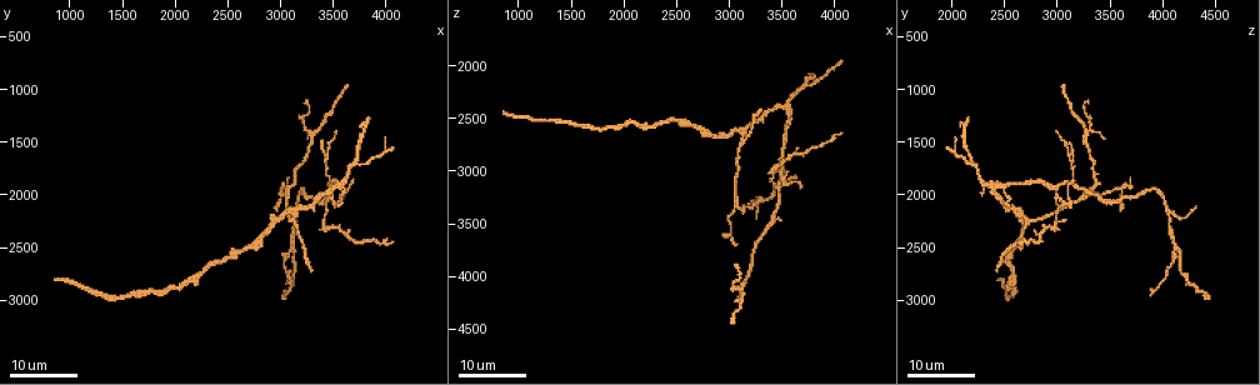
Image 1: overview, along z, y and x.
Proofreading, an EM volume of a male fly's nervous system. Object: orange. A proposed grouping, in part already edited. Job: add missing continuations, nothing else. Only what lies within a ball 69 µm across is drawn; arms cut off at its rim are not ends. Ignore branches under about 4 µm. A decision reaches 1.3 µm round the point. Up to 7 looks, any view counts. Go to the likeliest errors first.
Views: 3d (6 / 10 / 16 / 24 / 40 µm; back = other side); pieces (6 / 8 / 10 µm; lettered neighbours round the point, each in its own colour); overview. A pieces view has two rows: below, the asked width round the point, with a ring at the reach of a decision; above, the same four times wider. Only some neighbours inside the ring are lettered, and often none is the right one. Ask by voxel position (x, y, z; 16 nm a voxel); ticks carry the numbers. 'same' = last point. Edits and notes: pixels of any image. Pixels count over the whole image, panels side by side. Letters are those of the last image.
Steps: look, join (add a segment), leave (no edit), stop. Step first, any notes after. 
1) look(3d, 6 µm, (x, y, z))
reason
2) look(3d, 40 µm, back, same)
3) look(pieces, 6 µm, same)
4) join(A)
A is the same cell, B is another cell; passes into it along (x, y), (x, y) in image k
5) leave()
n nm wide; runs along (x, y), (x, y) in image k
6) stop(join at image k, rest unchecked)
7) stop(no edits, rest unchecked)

look(3d, 24 µm, (3280, 2700, 2420))
tapers out

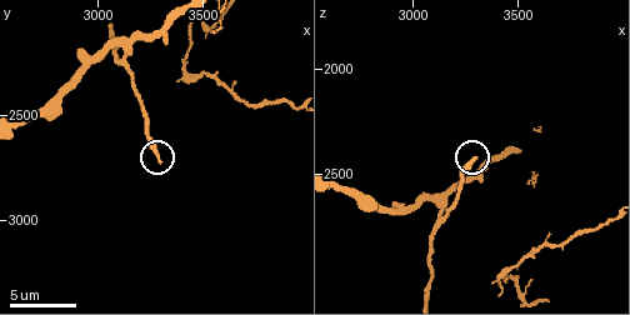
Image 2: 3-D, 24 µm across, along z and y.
look(pieces, 8 µm, (3300, 2720, 2440))

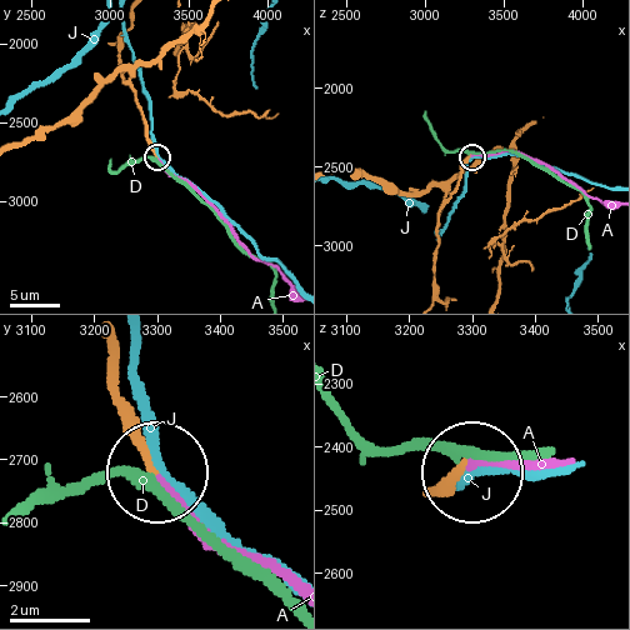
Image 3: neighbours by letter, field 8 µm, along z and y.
join(A)
A is the same cell, D and J are other cells; the neuron continues

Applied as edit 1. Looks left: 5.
look(overview)

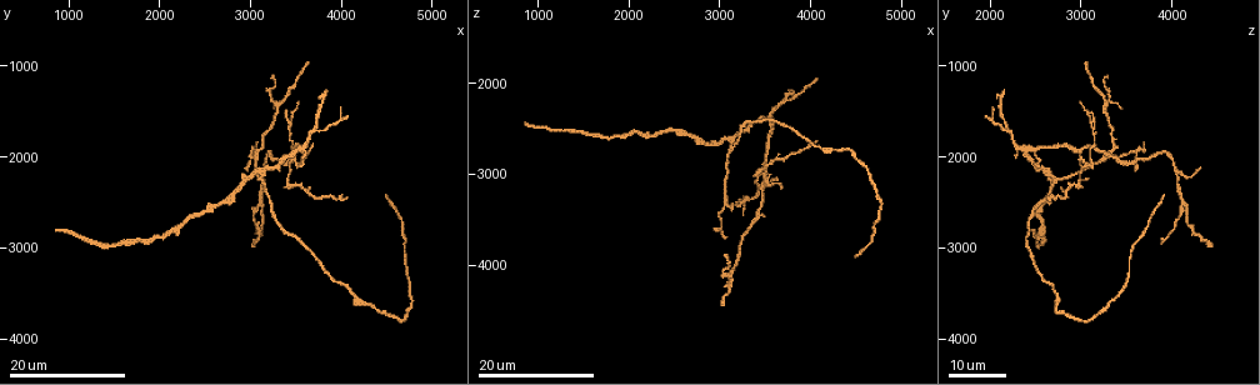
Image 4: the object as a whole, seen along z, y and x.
look(3d, 16 µm, (4500, 2400, 3900))
free end

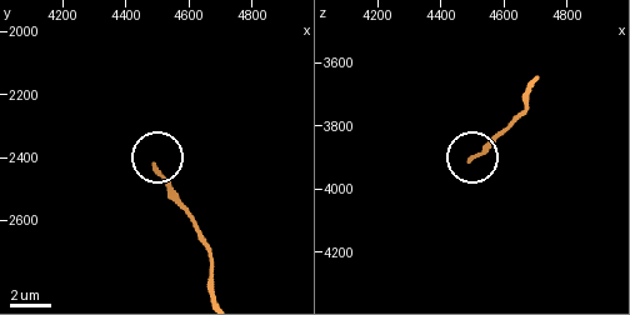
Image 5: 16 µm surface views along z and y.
look(pieces, 8 µm, (4490, 2430, 3910))

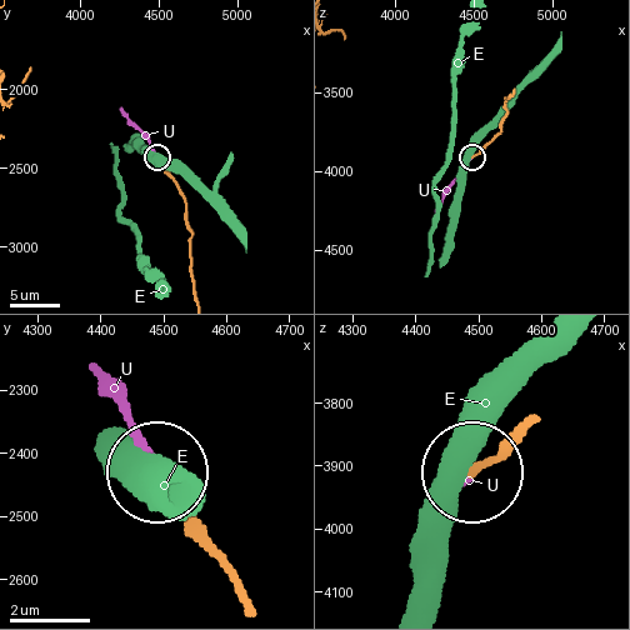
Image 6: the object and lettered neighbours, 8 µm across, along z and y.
join(U)
160 nm wide; U is the same cell, E is another cell; passes into it along (175, 181), (121, 108) in image 6; it goes on there

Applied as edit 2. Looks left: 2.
stop(join at image 3, join at image 6, rest unchecked)

